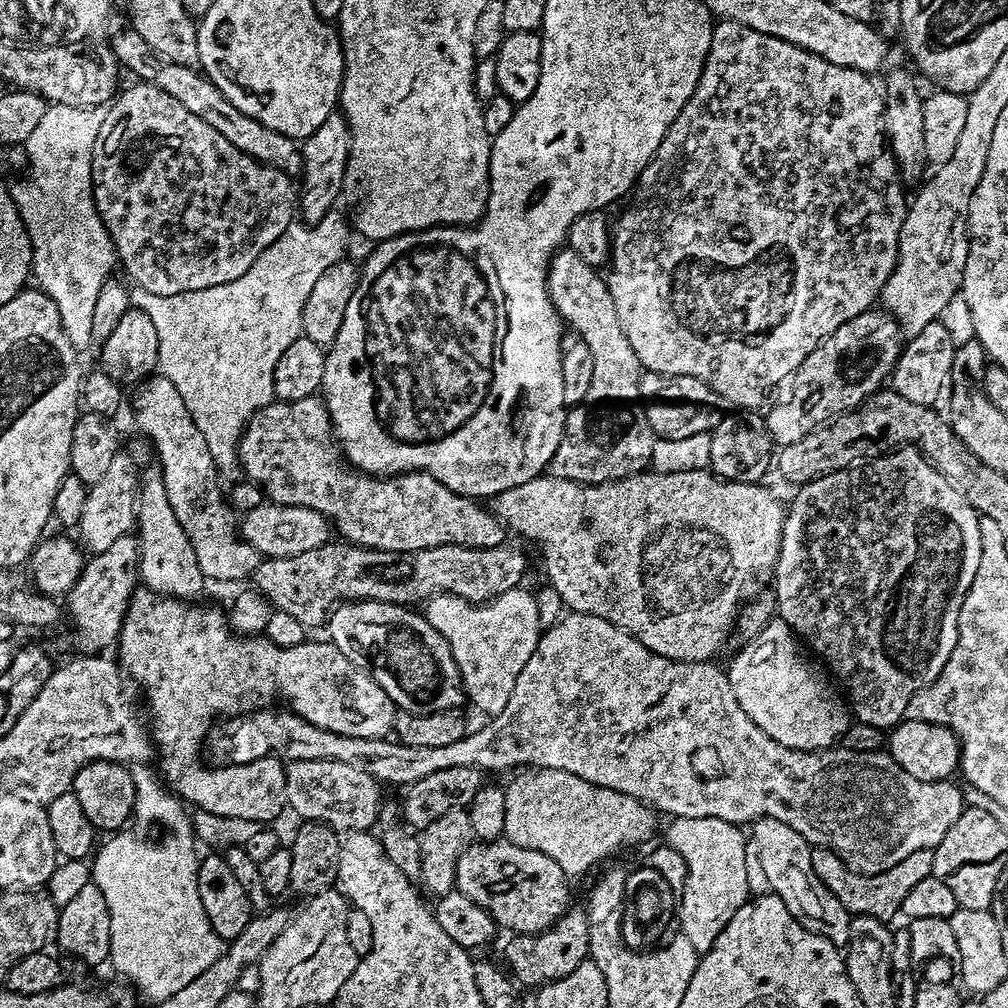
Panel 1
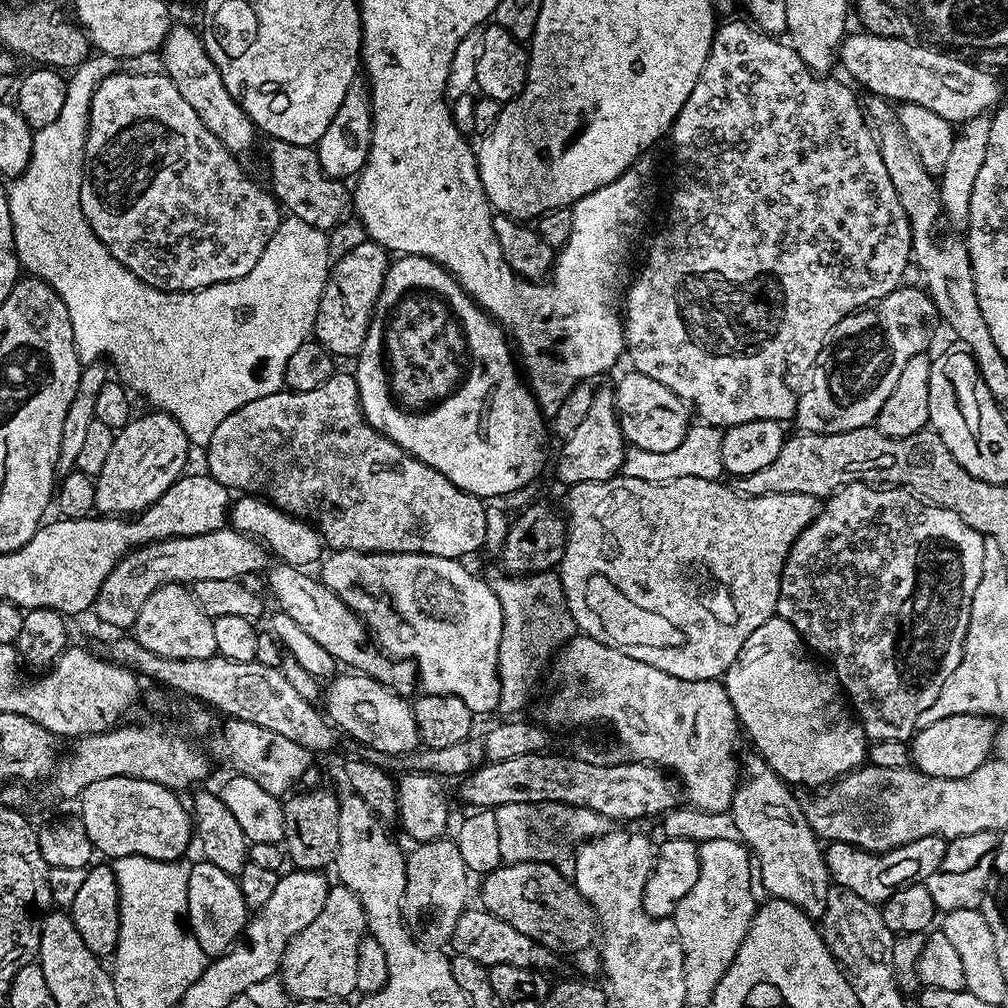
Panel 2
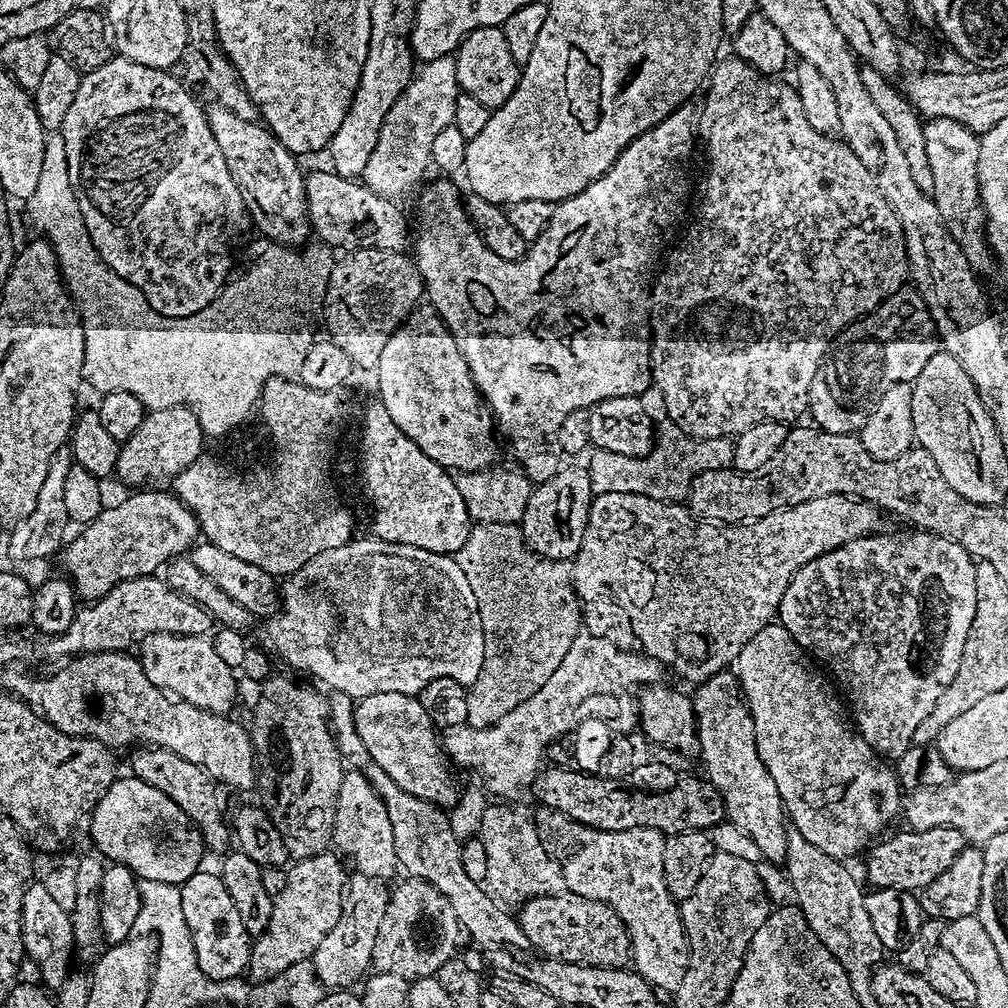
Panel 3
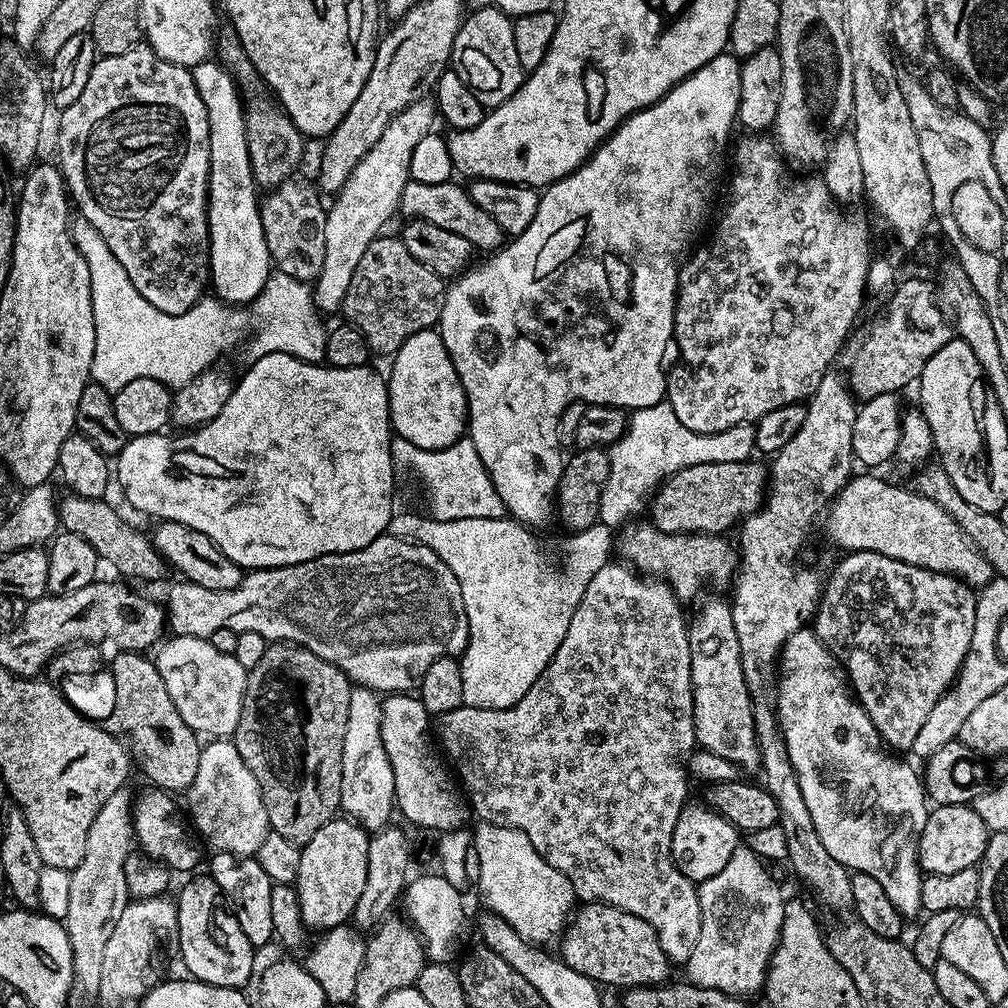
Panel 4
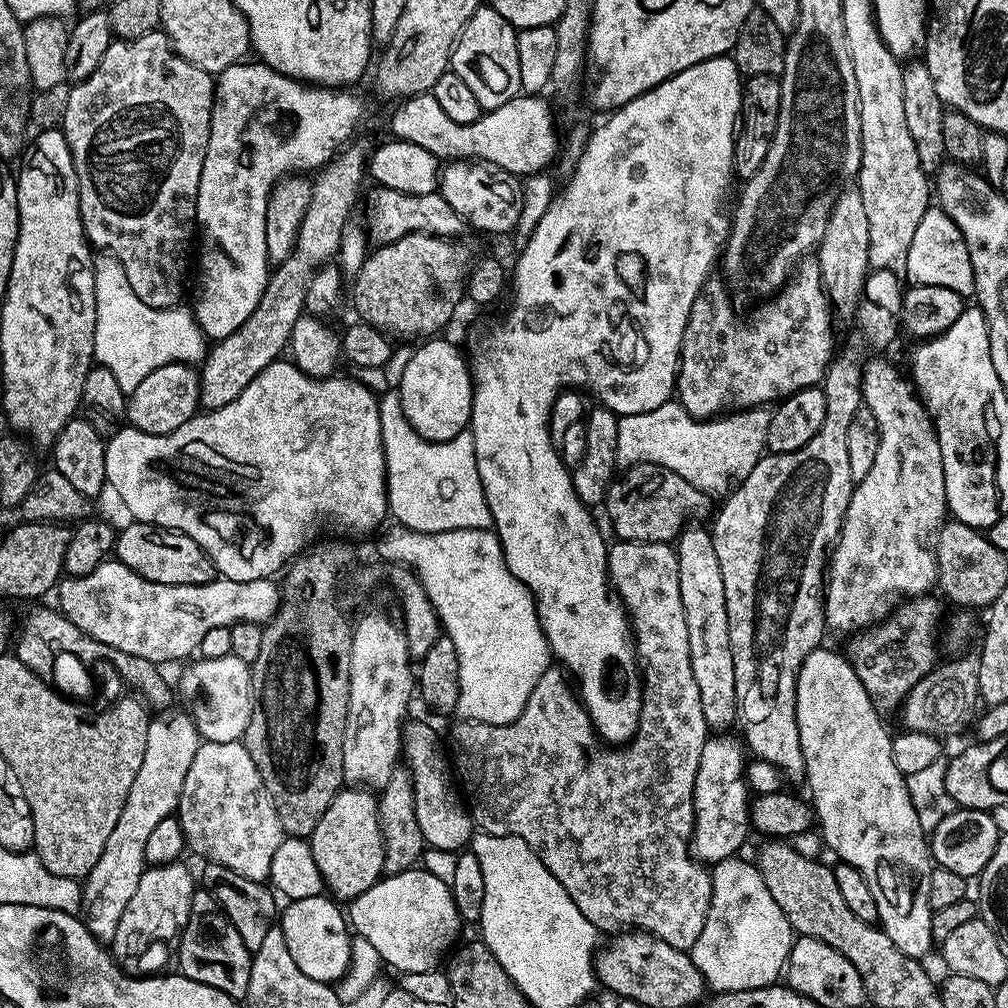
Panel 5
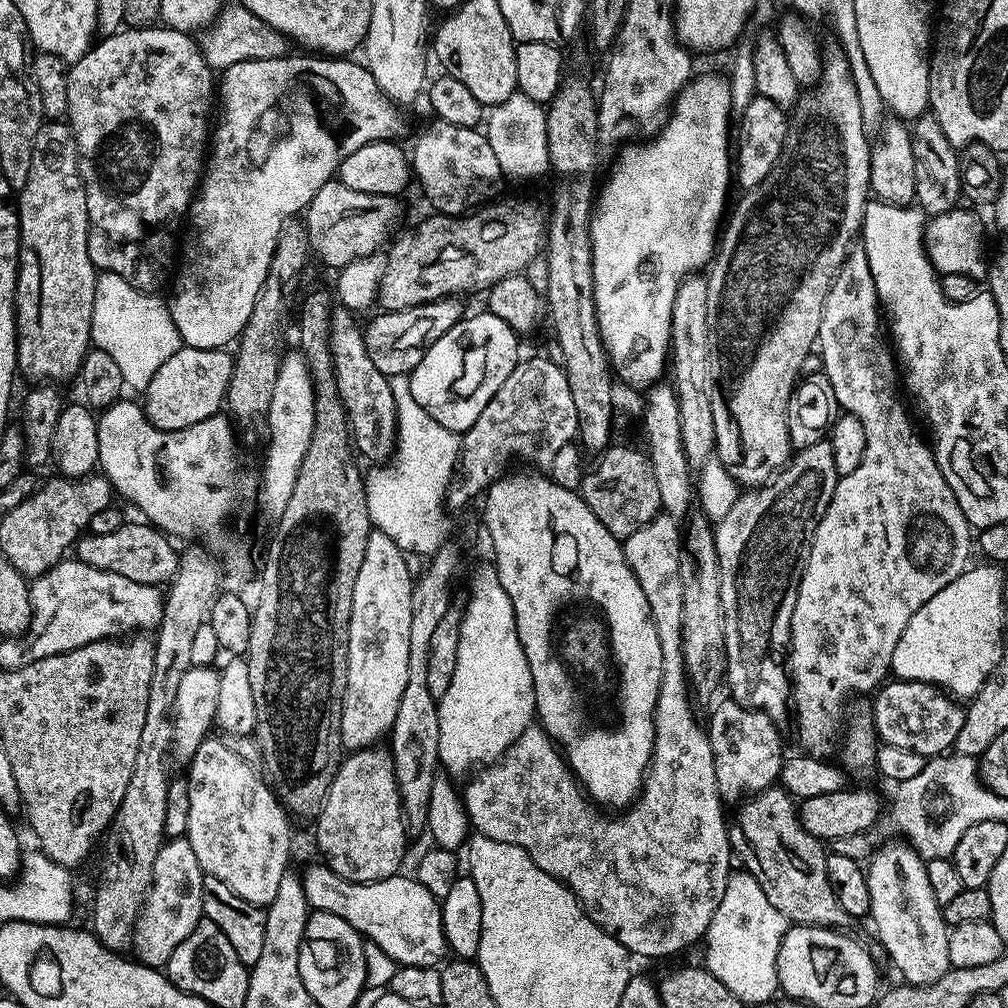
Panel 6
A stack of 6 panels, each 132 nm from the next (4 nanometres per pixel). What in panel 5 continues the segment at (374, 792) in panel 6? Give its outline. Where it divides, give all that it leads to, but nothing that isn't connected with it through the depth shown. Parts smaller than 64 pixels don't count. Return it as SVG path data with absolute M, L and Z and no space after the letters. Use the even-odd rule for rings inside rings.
M348 786L339 792L312 831L310 843L324 887L337 901L352 901L385 875L380 810L377 797L371 791Z

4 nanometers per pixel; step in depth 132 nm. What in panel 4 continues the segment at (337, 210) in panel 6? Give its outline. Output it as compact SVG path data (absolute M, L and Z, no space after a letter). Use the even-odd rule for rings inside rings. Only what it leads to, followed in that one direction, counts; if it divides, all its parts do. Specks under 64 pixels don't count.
M409 182L401 192L399 211L405 212L405 217L434 222L434 226L442 226L442 230L450 230L450 234L459 234L466 238L466 242L472 244L473 249L480 248L484 254L492 254L492 251L506 240L506 233L500 229L498 222L490 218L480 206L468 195L463 187L459 188L455 182L447 182L440 185L424 185Z

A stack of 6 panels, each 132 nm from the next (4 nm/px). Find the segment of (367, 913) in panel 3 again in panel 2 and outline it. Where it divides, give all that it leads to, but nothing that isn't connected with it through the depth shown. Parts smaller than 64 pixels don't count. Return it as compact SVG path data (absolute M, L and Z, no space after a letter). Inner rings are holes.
M329 887L322 914L286 946L278 975L289 997L293 1001L351 997L356 992L354 973L358 967L358 944L365 935L362 902L358 902L356 895L346 887Z

